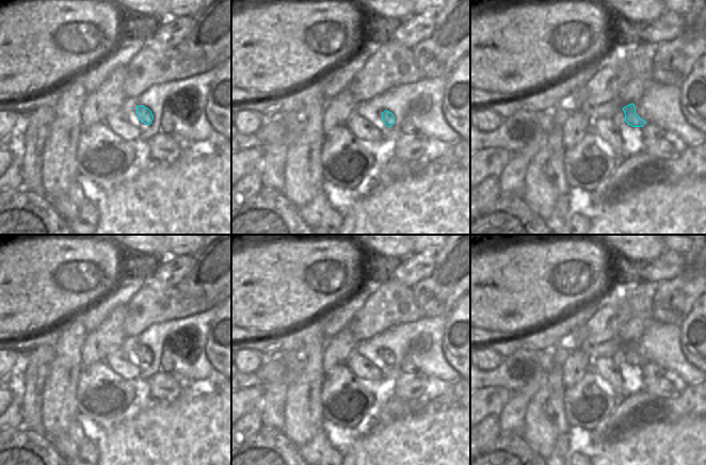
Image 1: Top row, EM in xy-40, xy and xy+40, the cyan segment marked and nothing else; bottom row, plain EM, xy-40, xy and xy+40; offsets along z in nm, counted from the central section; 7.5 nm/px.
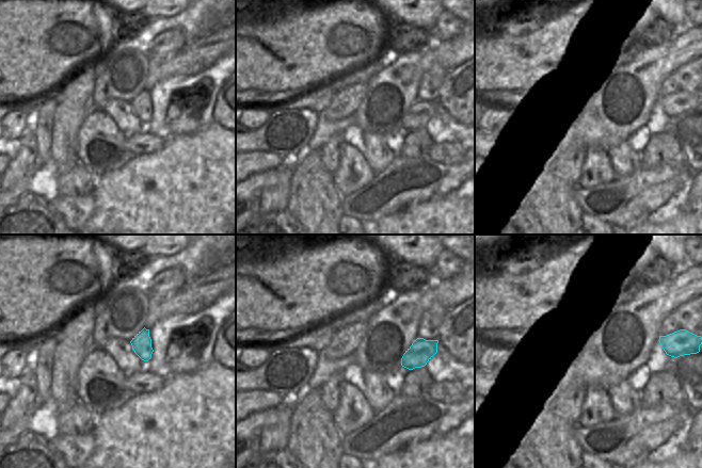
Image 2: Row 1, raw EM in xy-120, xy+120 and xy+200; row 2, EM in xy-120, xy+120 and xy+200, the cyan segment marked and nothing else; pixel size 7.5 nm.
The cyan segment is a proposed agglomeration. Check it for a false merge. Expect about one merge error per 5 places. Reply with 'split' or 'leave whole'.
leave whole

